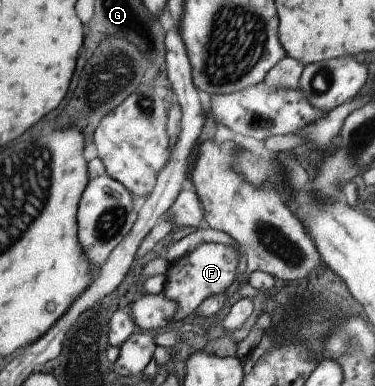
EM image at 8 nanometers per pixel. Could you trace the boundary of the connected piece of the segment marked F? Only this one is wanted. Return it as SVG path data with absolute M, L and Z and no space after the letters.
M215 241L199 244L195 250L185 254L183 258L168 263L166 270L165 290L163 294L169 300L177 302L177 312L173 316L173 322L182 324L188 317L191 317L203 300L223 294L233 284L235 276L235 253L241 253L239 244L235 246L225 246Z

